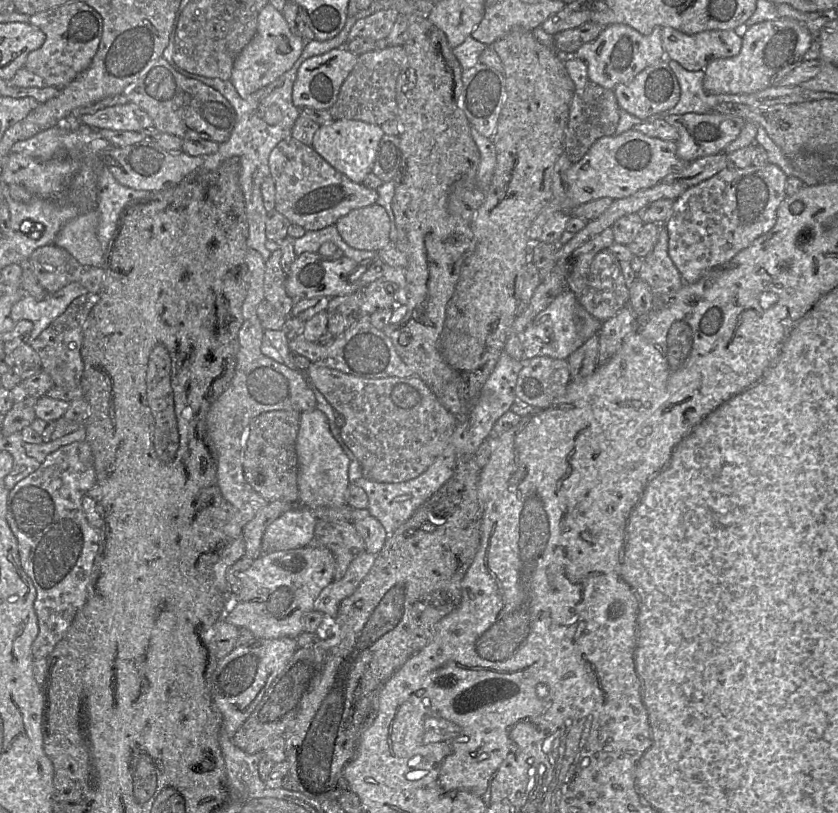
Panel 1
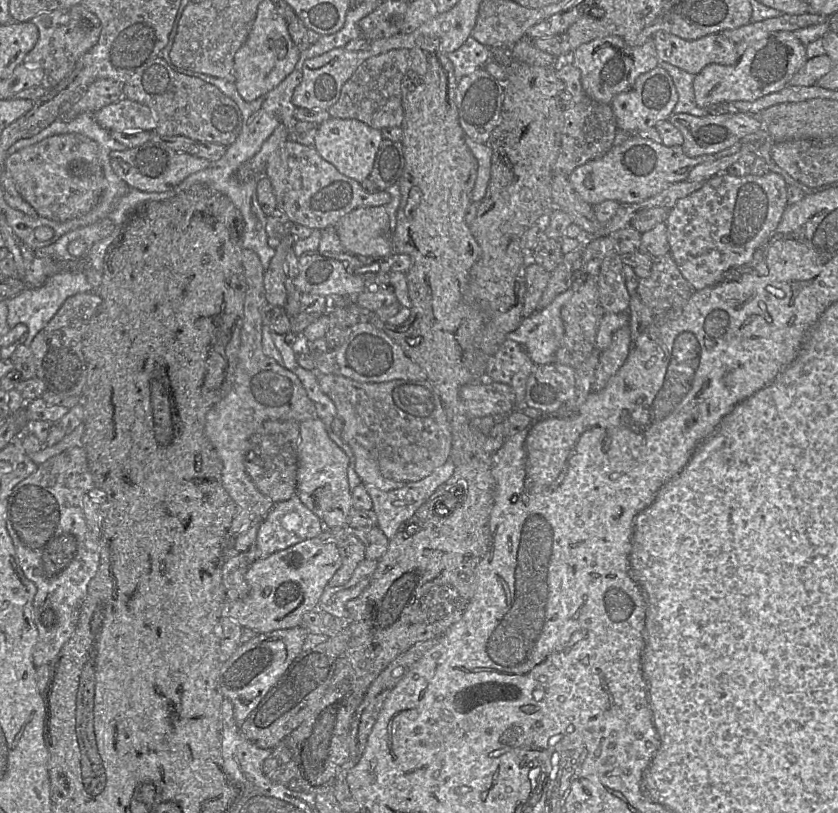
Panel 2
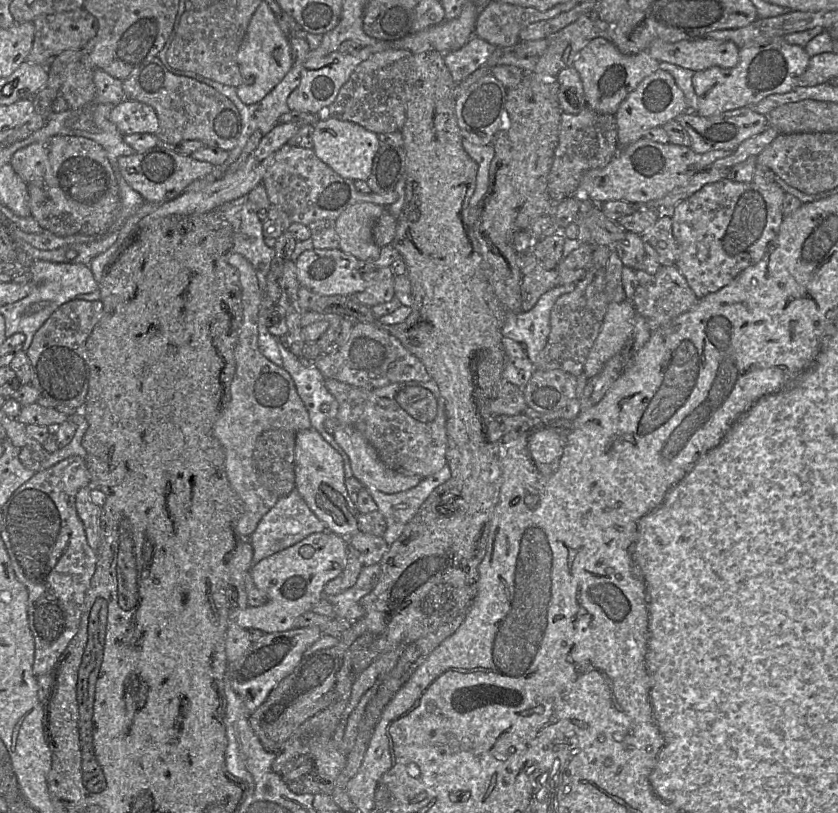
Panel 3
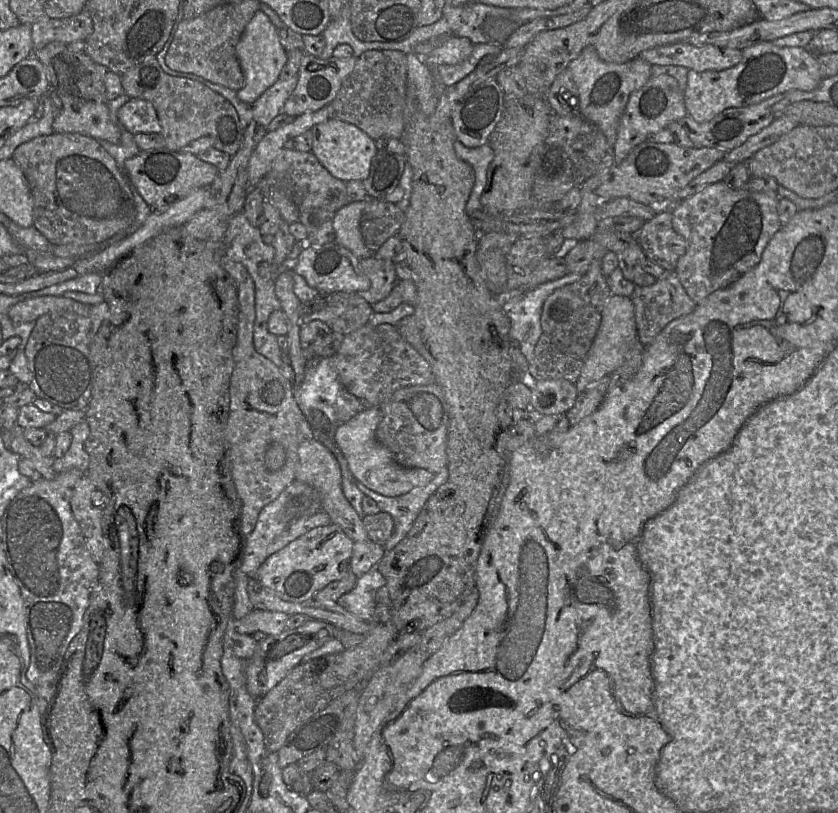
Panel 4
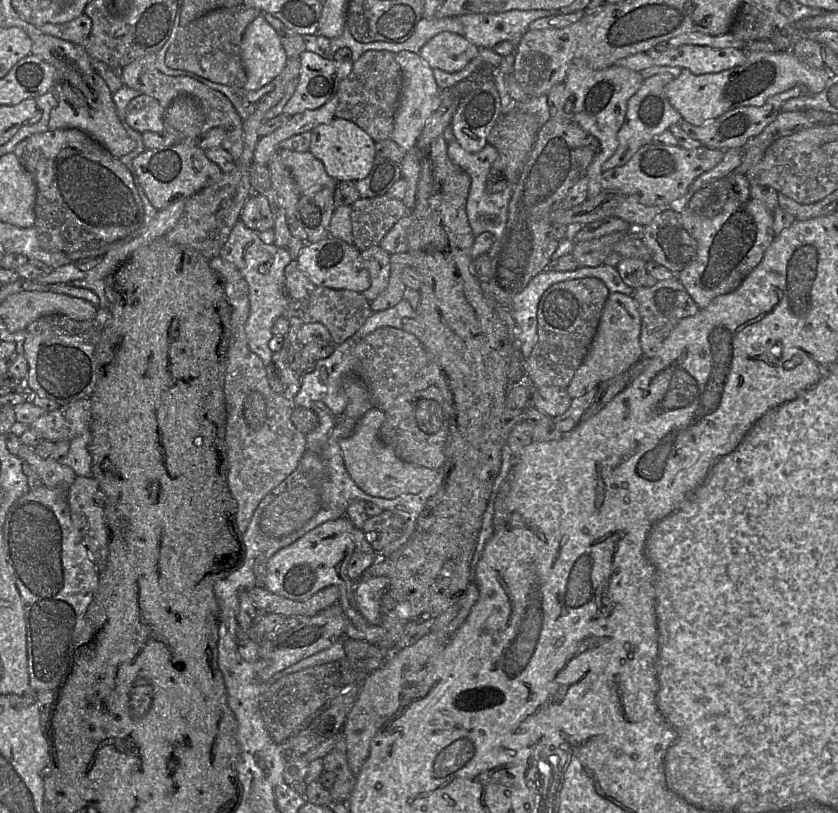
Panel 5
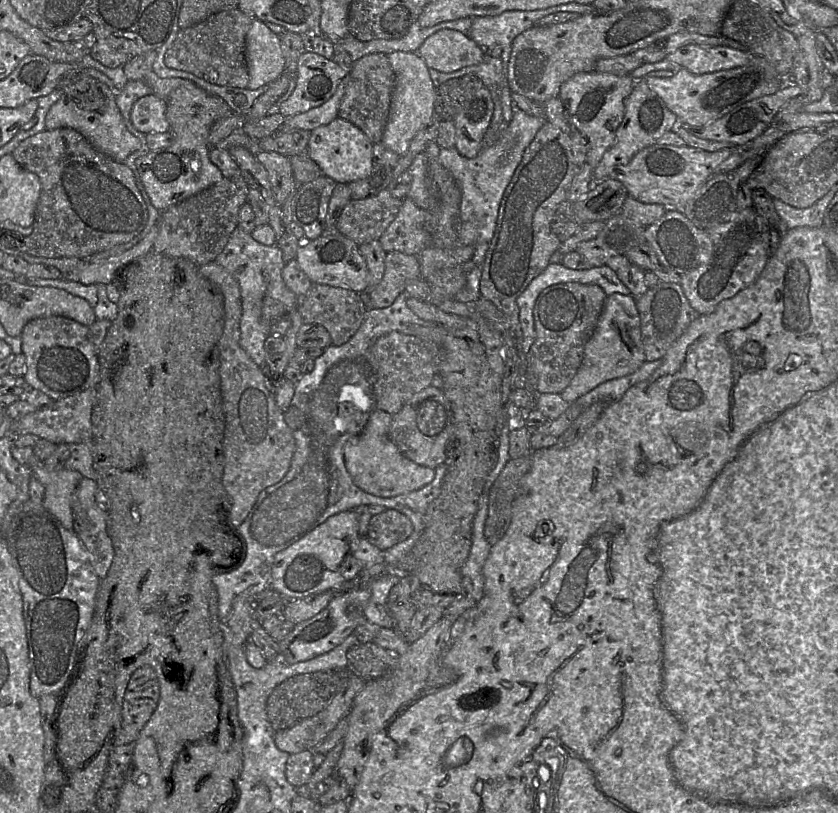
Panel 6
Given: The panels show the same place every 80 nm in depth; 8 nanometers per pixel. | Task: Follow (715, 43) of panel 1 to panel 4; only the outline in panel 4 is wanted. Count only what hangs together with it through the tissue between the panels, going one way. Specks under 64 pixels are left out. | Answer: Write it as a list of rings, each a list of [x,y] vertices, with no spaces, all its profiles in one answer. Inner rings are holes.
[[[679,42],[644,50],[638,57],[650,65],[683,66],[695,72],[704,72],[721,71],[735,66],[742,58],[742,51],[711,44]]]

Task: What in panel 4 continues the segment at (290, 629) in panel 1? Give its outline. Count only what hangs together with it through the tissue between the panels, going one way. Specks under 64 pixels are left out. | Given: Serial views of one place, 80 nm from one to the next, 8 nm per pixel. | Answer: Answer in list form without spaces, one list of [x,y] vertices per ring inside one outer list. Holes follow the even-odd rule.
[[[336,524],[313,528],[269,556],[259,567],[255,577],[264,587],[286,601],[315,600],[317,592],[348,573],[353,544]],[[253,609],[243,618],[235,620],[236,631],[247,635],[261,631],[274,636],[285,630],[288,618],[289,615],[284,612]]]

